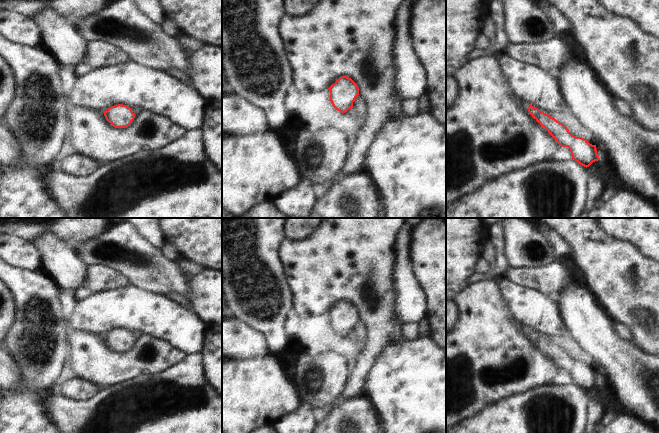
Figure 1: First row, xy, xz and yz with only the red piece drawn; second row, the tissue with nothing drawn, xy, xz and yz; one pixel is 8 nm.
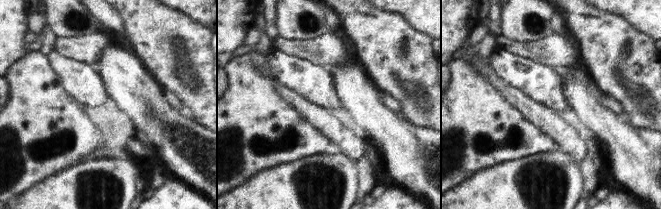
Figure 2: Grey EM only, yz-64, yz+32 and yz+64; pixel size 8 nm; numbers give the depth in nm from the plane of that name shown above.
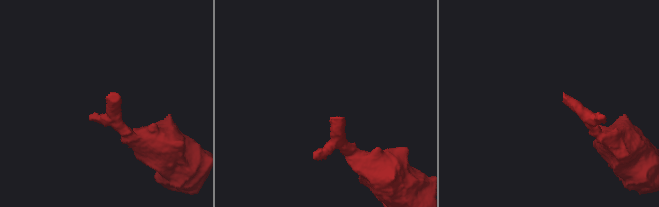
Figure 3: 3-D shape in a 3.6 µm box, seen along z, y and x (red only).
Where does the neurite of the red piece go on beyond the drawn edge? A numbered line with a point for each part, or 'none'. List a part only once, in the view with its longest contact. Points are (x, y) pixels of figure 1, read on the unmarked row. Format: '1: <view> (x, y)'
1: yz (518, 325)

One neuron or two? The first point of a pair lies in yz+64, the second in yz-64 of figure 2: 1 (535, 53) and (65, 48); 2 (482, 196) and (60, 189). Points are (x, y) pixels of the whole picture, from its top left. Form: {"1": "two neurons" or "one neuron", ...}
{"1": "one neuron", "2": "one neuron"}

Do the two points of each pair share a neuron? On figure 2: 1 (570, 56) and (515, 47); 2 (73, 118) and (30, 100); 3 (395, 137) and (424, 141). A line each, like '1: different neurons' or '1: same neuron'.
1: same neuron
2: same neuron
3: same neuron

